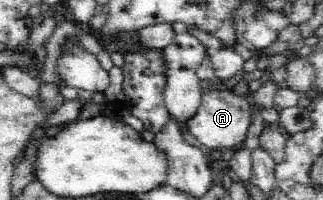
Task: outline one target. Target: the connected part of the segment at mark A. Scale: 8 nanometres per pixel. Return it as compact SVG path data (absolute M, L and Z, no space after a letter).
M230 86L207 90L202 94L201 102L195 114L183 124L185 130L191 132L203 146L215 150L223 149L231 152L244 144L247 129L251 124L251 106L247 98L237 96Z

